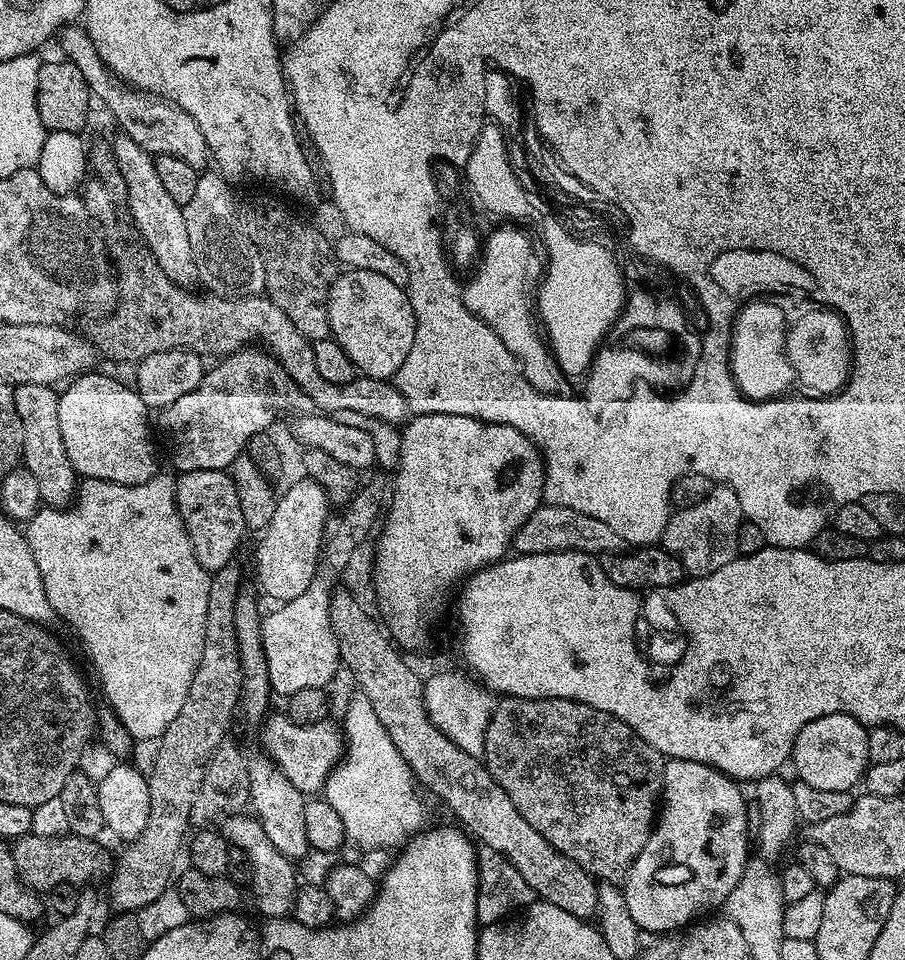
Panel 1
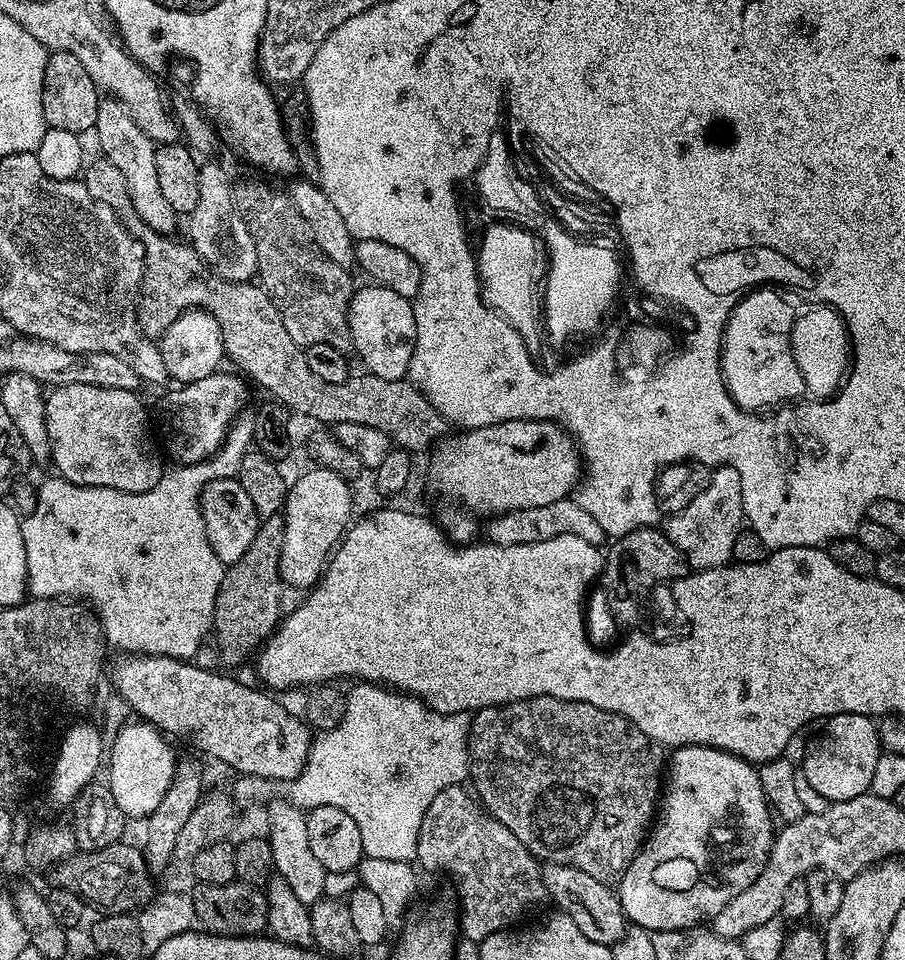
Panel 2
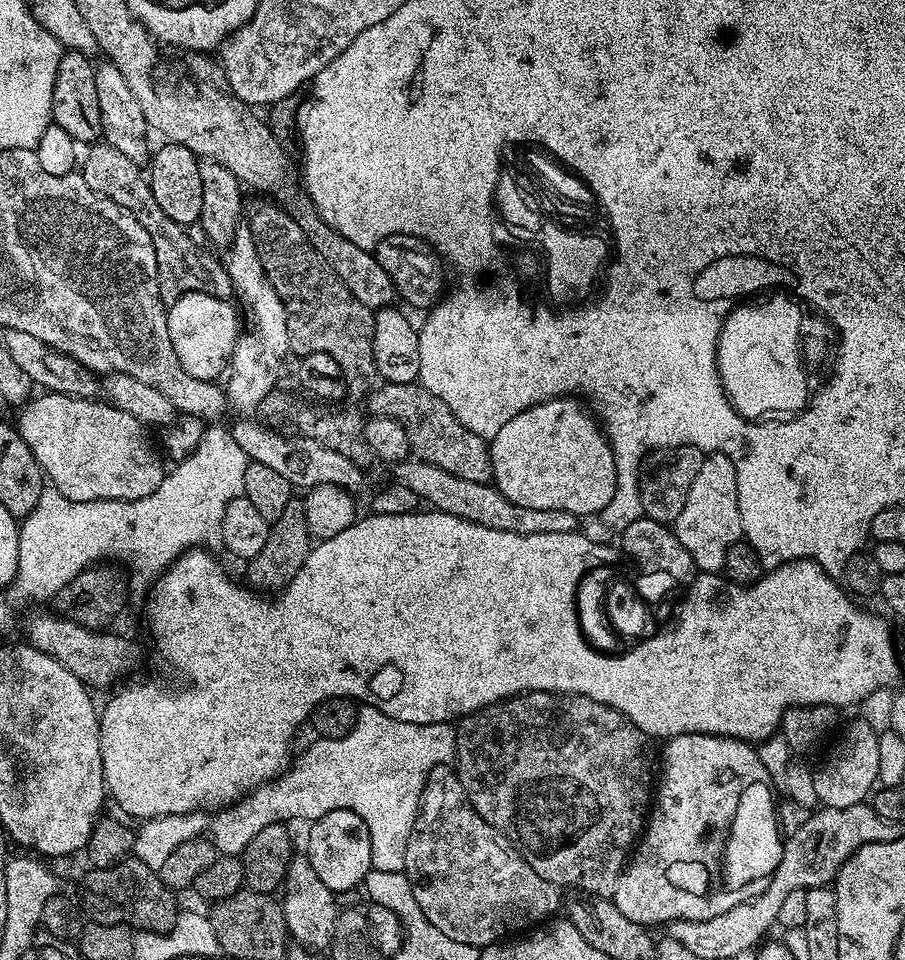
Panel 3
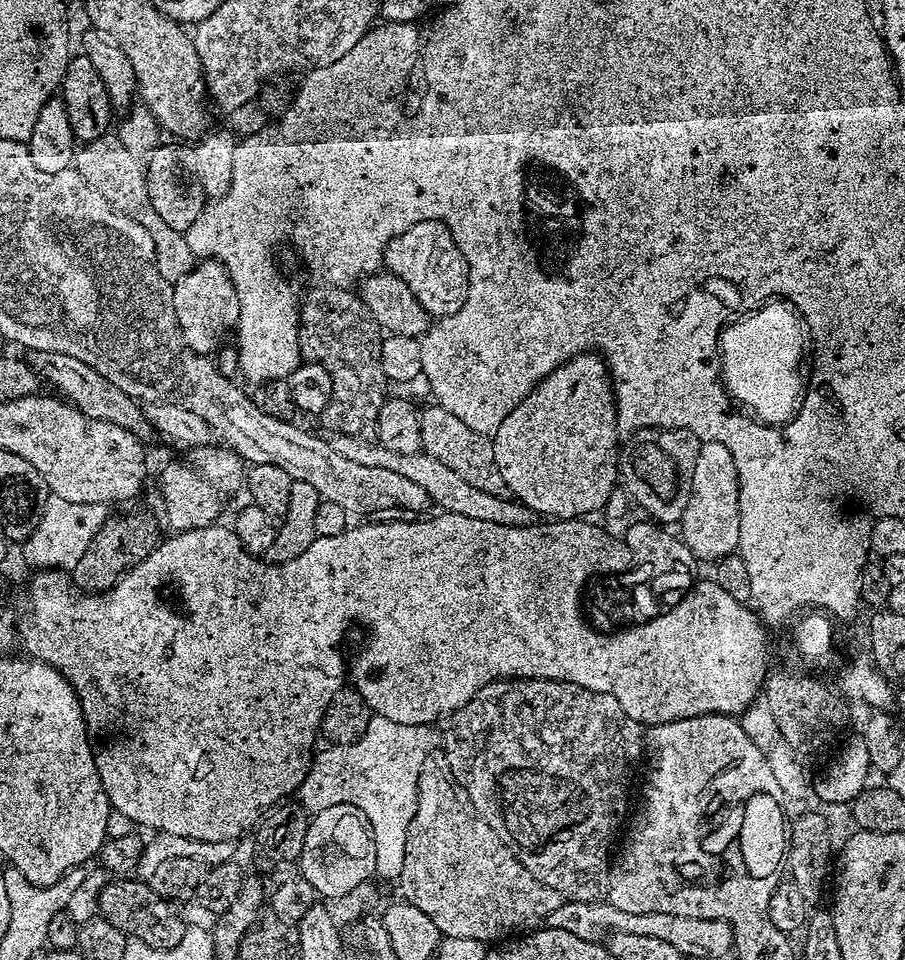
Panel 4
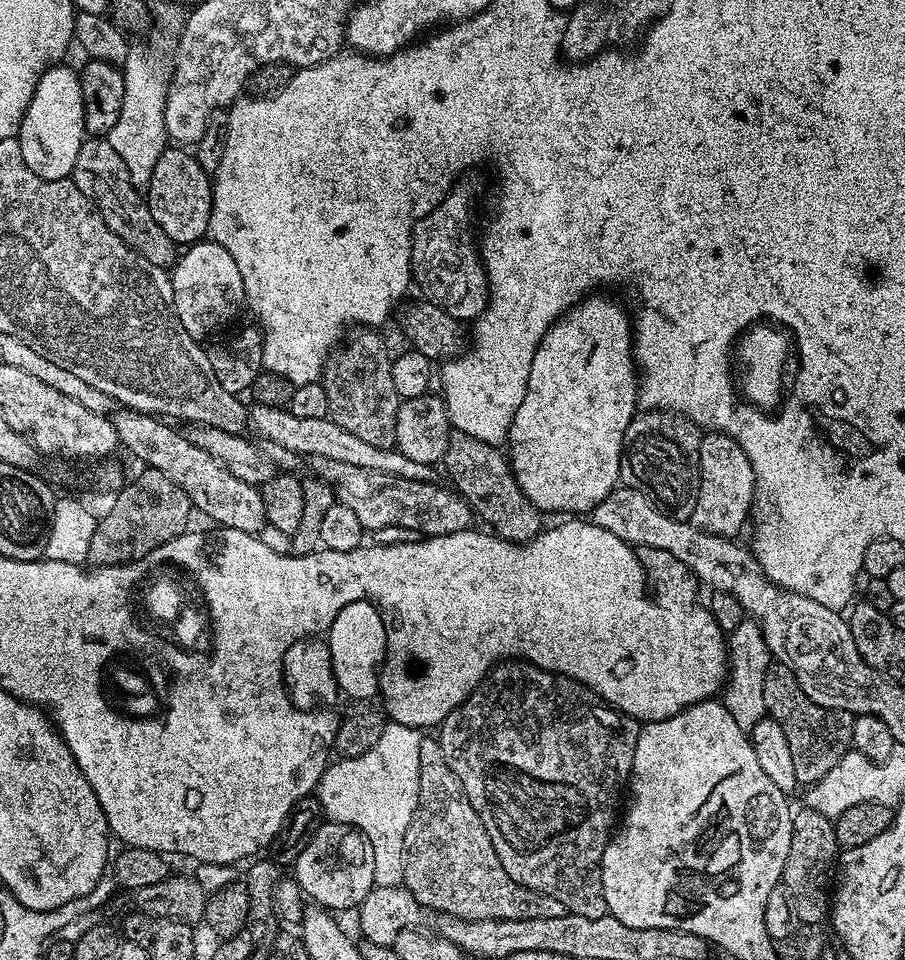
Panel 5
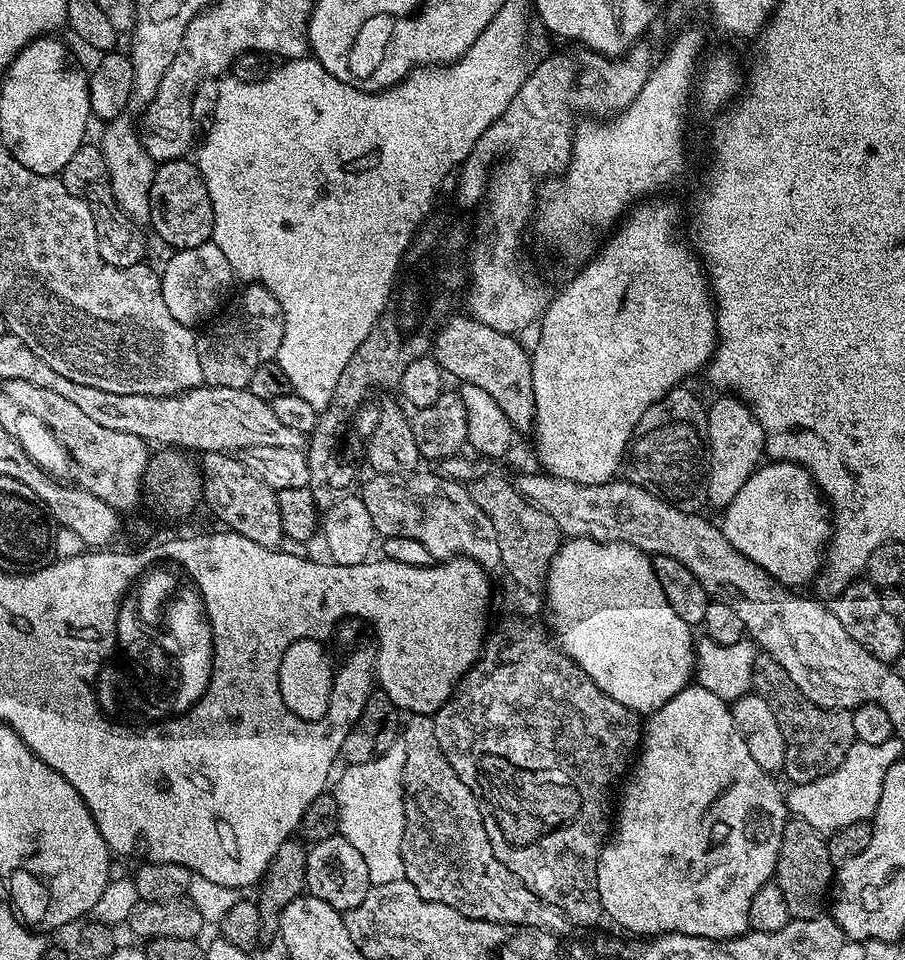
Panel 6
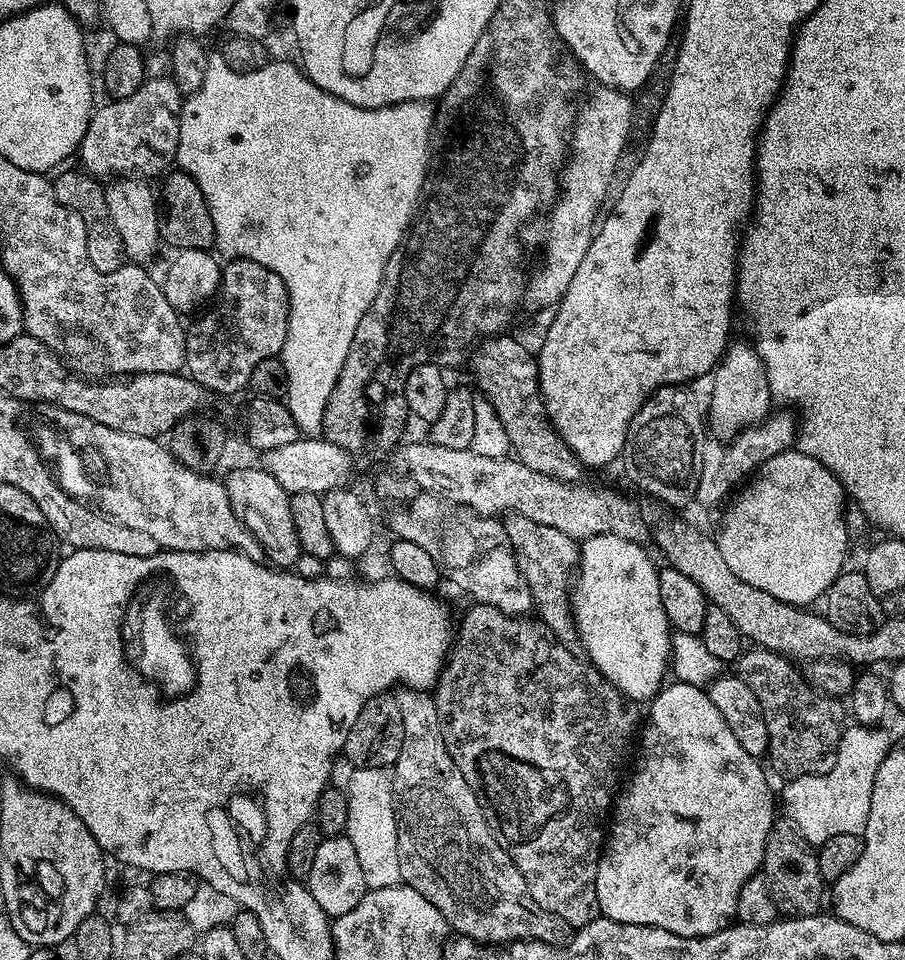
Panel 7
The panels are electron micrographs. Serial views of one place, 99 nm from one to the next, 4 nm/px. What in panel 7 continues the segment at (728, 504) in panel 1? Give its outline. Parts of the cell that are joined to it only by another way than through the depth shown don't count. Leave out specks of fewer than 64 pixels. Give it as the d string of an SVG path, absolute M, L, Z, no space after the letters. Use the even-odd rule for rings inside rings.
M729 343L724 355L720 358L720 363L711 373L711 380L712 401L706 404L706 424L710 432L721 436L721 441L731 441L732 437L739 432L752 427L753 424L759 424L769 415L774 404L772 391L768 385L762 358L751 343Z

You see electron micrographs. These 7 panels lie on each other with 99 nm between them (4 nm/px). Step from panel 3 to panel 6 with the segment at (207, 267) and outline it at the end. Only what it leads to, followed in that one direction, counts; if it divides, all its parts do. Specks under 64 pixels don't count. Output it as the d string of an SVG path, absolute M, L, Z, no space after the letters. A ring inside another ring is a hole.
M91 142L81 144L78 150L74 150L74 158L66 162L62 179L70 194L82 198L90 206L98 230L98 250L105 262L115 268L133 268L141 263L145 259L144 236L136 229L139 228L137 221L129 218L116 205L116 199L112 196L112 181L108 179L103 147L96 145L95 148Z

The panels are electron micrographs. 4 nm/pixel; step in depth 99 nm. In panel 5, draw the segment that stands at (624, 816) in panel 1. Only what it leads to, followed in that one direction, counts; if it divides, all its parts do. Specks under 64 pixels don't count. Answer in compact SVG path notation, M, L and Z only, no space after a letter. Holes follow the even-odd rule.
M515 659L505 660L489 671L484 681L439 724L438 739L450 770L464 787L466 798L470 798L470 806L474 806L474 810L482 818L482 826L486 826L486 834L490 834L490 842L494 842L498 862L502 862L506 874L510 874L514 882L562 902L565 913L582 918L602 918L608 915L608 907L602 890L600 863L618 820L616 803L620 800L620 787L623 784L625 787L632 775L634 746L638 746L640 730L641 725L633 716L626 716L619 708L605 704L587 684L571 680L570 677L562 676L558 672L547 672L545 668L530 664L527 660Z

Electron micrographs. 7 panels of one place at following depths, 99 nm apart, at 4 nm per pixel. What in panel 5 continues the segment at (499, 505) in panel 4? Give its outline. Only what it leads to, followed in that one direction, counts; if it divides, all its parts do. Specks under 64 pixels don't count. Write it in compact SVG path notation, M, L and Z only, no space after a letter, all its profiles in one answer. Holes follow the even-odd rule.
M256 404L250 412L250 428L260 436L265 436L268 444L277 444L286 450L295 452L301 457L330 458L334 462L346 462L350 466L362 466L366 470L378 470L379 472L389 472L402 478L411 480L432 480L433 469L422 462L410 462L401 452L392 448L379 448L367 442L362 442L355 434L350 434L344 430L328 416L322 418L298 418L287 407L275 408L265 404Z

